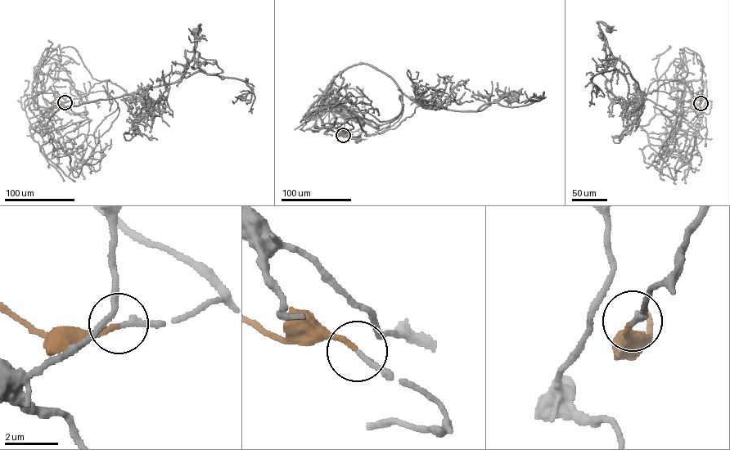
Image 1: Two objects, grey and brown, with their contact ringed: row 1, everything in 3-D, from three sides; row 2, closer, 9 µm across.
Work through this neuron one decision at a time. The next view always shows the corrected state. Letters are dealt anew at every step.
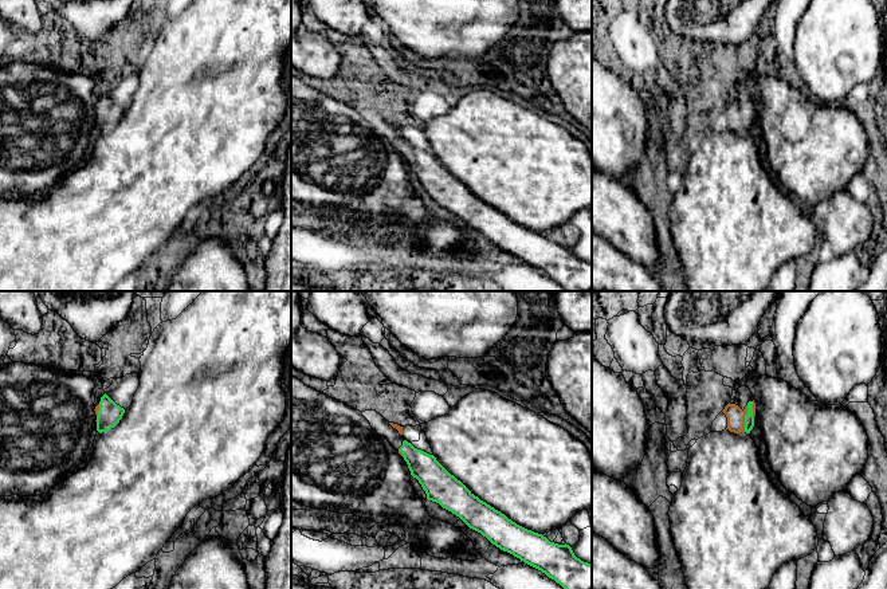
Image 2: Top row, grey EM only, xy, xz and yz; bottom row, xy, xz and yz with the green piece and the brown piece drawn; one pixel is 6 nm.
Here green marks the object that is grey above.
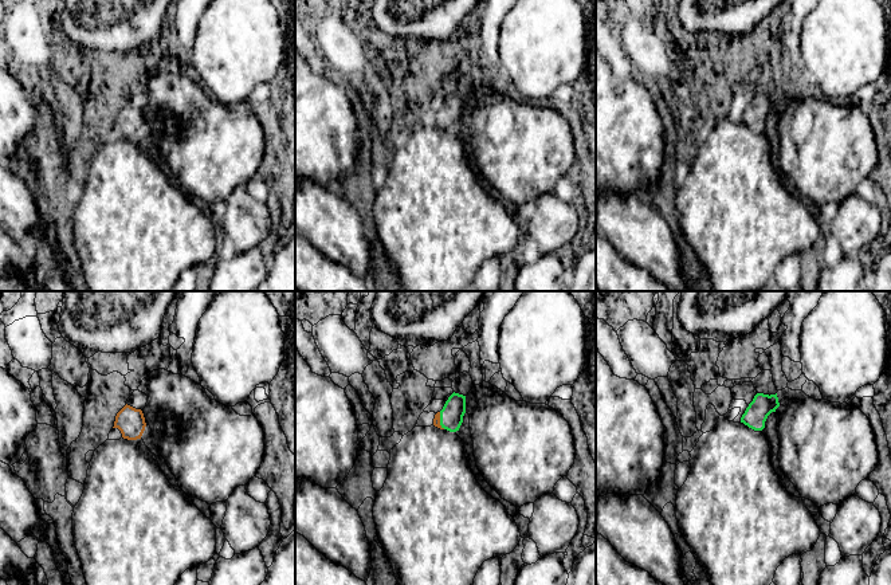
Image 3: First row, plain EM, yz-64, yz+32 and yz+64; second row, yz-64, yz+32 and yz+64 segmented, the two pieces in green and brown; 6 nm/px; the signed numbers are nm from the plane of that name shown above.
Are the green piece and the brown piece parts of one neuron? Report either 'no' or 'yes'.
yes

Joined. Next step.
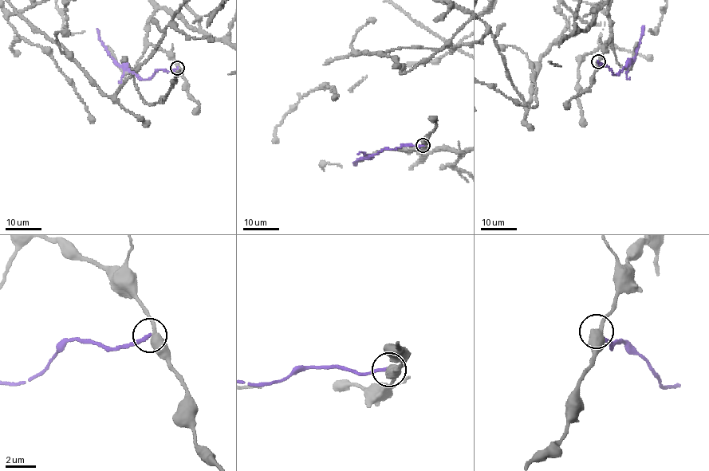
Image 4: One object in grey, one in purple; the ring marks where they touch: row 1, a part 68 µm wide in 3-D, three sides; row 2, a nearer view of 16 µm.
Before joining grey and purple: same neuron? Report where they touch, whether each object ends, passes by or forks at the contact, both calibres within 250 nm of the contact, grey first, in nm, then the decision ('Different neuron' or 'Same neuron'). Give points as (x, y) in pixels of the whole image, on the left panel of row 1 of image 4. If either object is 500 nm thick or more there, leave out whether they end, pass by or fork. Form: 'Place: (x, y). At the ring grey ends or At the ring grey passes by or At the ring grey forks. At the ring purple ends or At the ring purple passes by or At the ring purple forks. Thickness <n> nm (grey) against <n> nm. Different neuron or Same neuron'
Place: (177, 68). At the ring grey passes by. At the ring purple ends. Thickness 460 nm (grey) against 220 nm. Different neuron

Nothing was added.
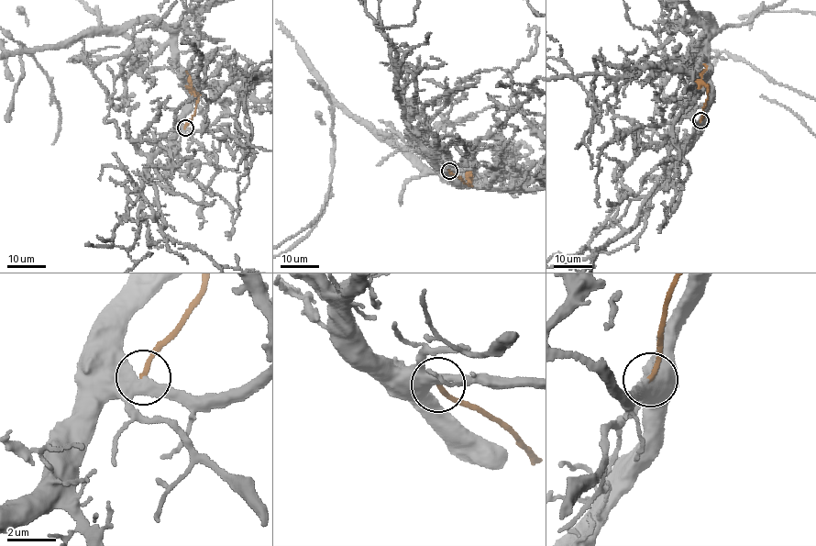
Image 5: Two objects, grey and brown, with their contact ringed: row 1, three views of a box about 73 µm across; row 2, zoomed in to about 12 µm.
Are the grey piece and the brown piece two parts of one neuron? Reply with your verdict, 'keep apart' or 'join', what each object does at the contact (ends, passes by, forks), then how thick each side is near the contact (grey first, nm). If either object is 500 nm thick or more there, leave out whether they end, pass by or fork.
keep apart | grey passes by | brown ends | 440/200 nm

